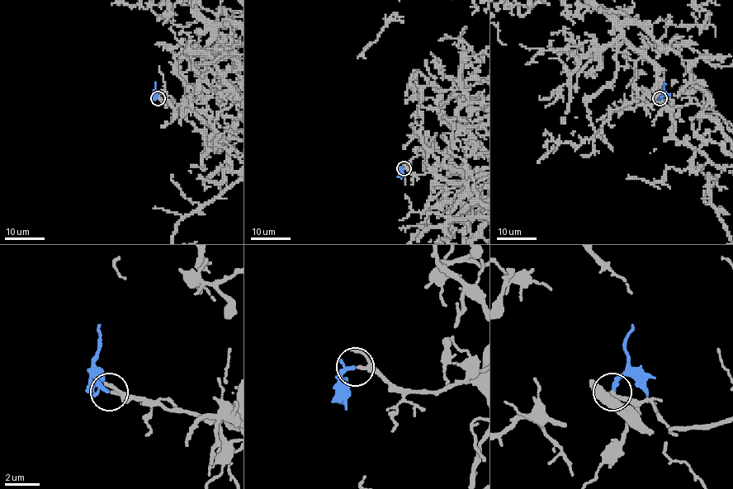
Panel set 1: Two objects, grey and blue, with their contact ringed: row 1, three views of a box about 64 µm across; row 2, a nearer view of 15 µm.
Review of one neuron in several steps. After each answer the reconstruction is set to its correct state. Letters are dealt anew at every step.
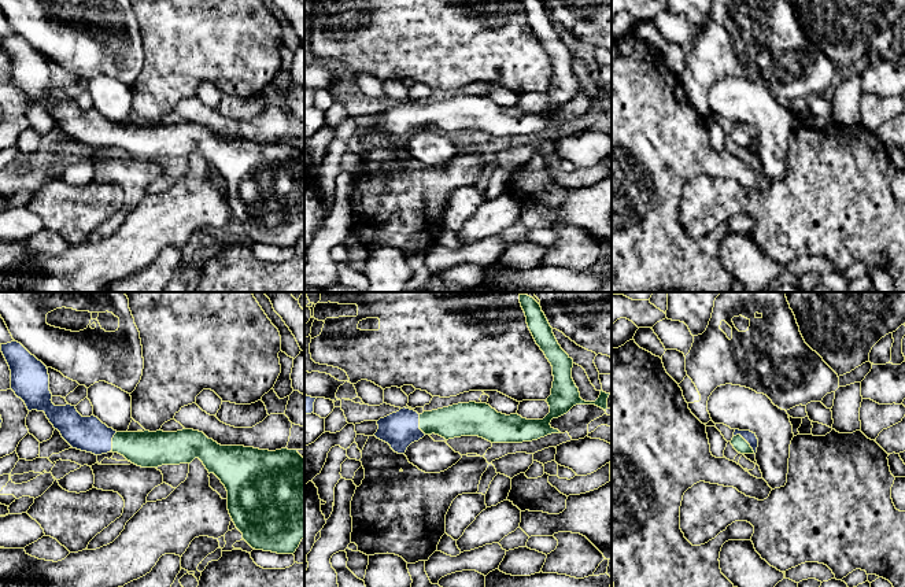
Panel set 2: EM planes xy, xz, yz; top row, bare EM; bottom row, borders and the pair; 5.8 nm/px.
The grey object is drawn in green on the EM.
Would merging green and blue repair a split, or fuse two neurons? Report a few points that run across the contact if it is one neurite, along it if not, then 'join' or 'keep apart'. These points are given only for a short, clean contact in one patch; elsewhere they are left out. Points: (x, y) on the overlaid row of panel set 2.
line yz (738, 442), (746, 442), (750, 438); join

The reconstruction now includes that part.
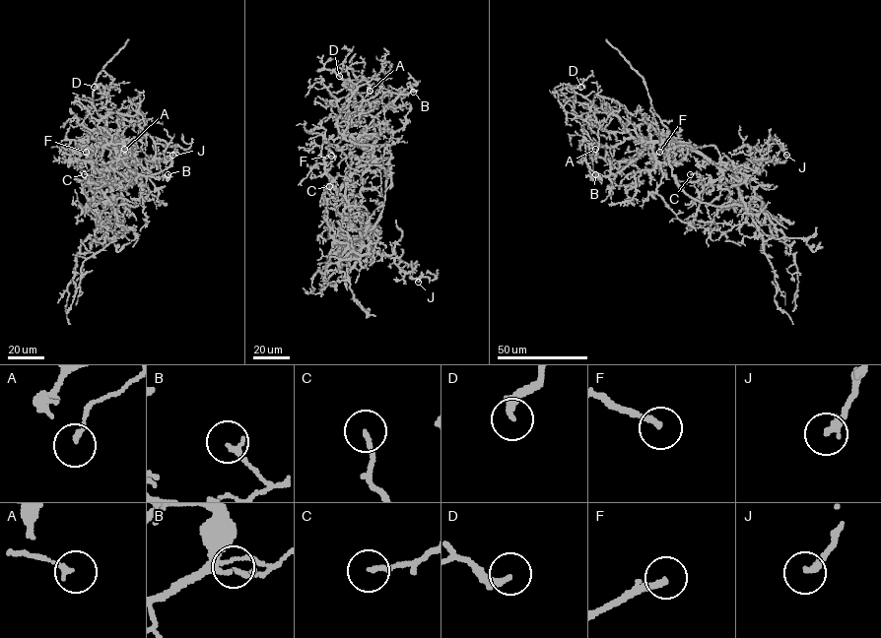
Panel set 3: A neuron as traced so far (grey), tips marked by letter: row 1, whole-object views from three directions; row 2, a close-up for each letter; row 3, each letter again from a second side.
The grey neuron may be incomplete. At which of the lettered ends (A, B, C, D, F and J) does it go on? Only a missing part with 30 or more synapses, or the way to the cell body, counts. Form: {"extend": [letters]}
{"extend": ["C", "F"]}

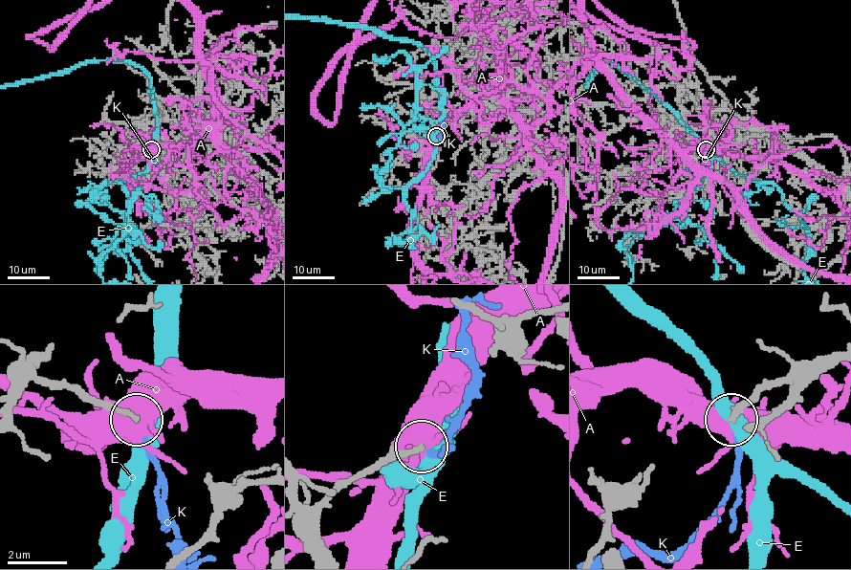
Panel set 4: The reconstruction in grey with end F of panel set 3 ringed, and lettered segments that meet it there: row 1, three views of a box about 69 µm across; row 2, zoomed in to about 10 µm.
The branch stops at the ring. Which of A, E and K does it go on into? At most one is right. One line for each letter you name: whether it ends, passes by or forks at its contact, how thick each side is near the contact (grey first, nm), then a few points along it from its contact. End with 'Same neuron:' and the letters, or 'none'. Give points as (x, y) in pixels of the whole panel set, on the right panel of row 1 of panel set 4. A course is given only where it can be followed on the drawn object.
Same neuron: none

